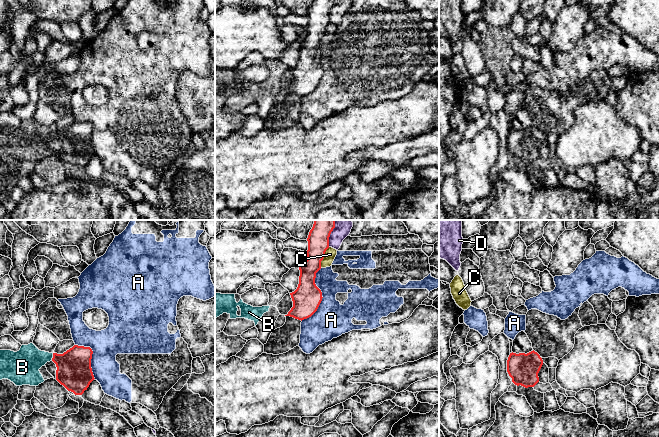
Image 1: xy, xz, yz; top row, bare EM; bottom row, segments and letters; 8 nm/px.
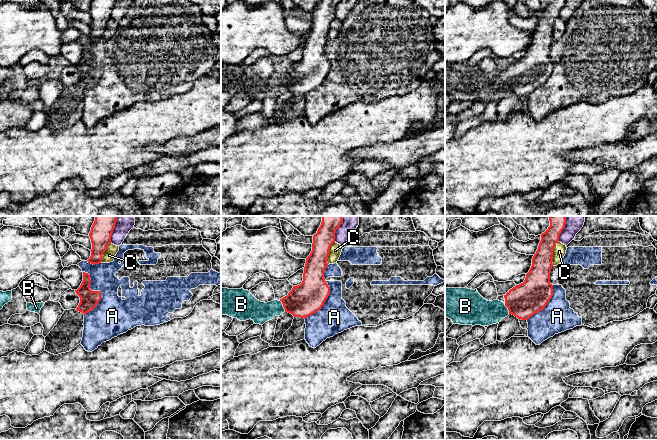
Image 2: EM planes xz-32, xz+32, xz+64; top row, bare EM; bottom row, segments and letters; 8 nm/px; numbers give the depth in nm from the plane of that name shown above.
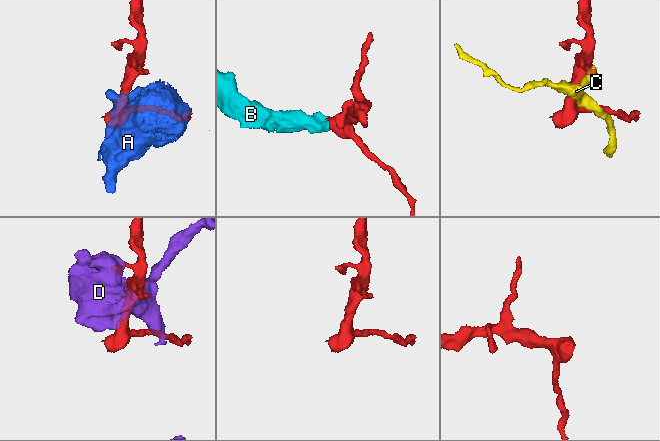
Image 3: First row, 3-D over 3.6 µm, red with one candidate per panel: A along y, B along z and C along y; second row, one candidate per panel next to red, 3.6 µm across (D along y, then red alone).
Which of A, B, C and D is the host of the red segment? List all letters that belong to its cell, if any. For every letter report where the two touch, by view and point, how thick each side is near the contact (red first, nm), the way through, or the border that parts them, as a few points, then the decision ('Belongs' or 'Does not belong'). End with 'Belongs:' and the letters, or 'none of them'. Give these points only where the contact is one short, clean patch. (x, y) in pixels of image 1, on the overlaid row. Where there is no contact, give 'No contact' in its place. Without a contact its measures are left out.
A: Touches red at xz (322, 297). Thickness 220 nm (red) against 280 nm. Does not belong
B: Touches red at xy (53, 357). Thickness 280 nm (red) against 260 nm. Path across: xy (74, 372), (63, 361), (53, 357), (29, 359), (23, 365). Belongs
C: Touches red at xz (323, 257). Thickness 180 nm (red) against 90 nm. Does not belong
D: Touches red at xz (330, 233). Thickness 180 nm (red) against 140 nm. Does not belong
Belongs: B

